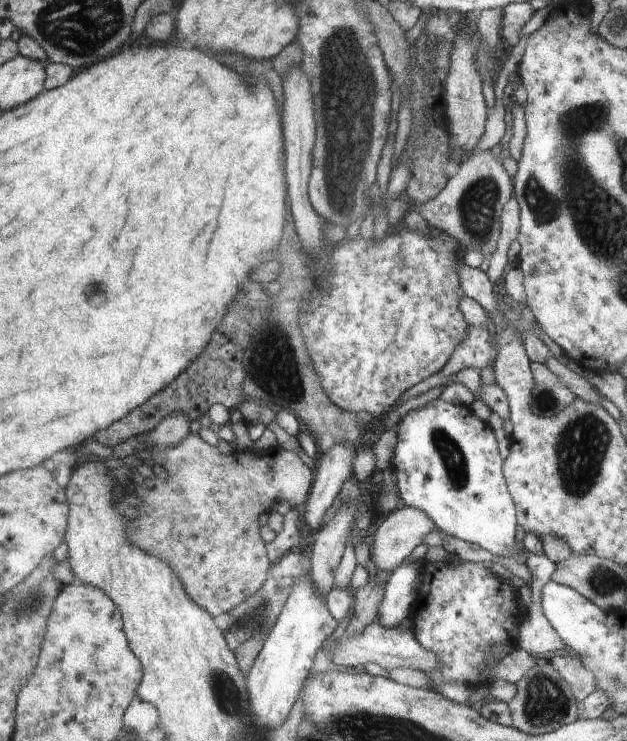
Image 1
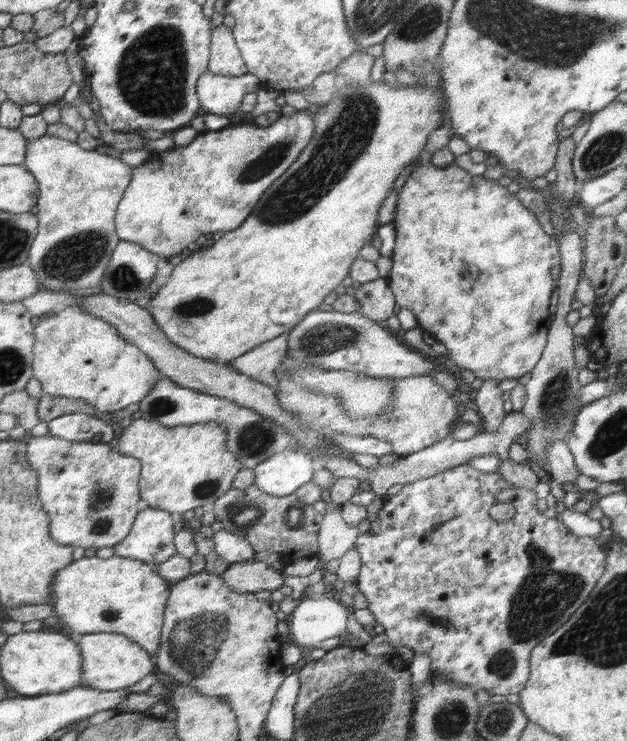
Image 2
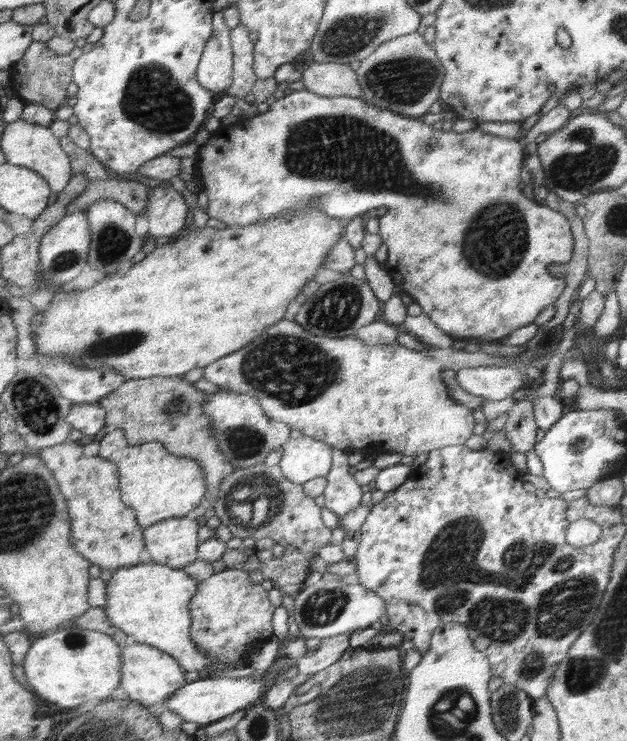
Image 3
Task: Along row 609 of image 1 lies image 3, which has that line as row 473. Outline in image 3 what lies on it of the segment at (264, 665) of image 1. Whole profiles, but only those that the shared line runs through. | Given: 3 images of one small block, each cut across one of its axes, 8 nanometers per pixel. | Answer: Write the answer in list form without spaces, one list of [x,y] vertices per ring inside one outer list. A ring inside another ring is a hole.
[[[302,435],[297,439],[290,438],[282,447],[282,457],[278,466],[287,480],[303,486],[314,478],[328,475],[332,464],[334,464],[334,448],[320,439]]]

